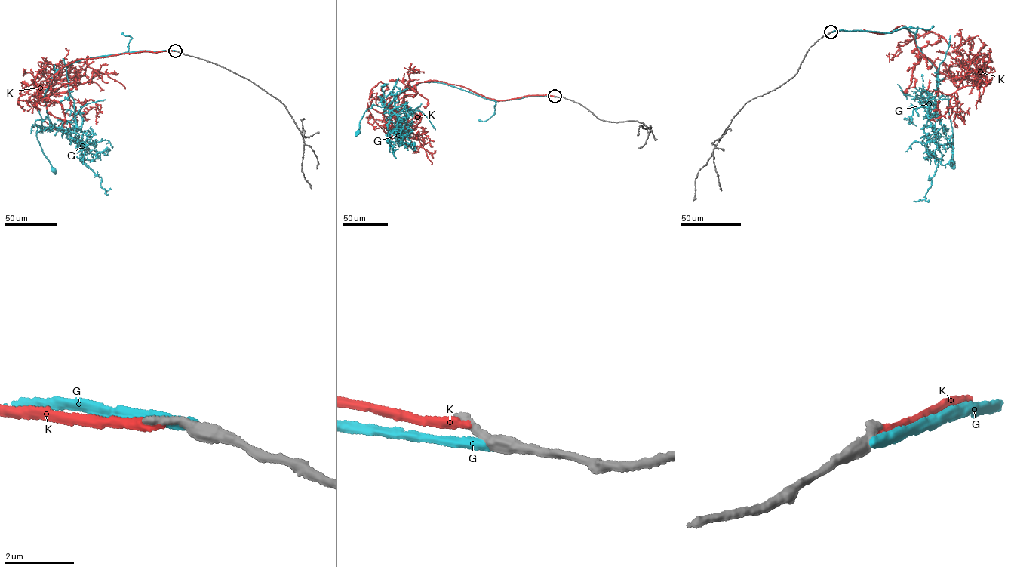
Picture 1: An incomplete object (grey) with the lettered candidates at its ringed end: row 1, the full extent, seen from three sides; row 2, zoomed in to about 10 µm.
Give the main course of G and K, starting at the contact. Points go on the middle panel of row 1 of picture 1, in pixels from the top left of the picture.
G: (555, 97), (497, 101), (444, 83), (422, 82), (397, 95), (387, 107), (372, 105), (360, 121), (357, 132)
K: (554, 96), (499, 100), (428, 80), (388, 103), (402, 133), (408, 133), (401, 106), (415, 70), (404, 67)

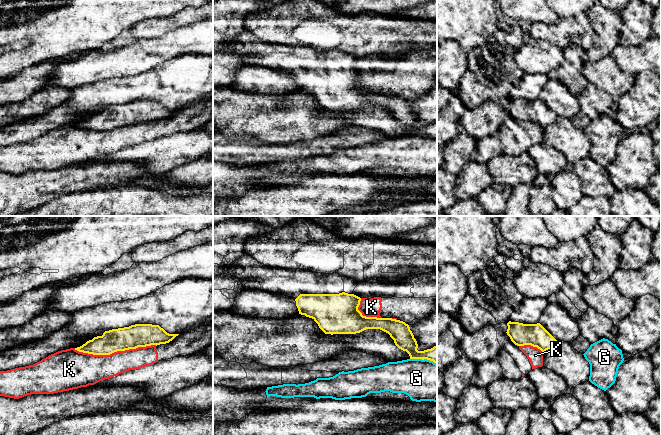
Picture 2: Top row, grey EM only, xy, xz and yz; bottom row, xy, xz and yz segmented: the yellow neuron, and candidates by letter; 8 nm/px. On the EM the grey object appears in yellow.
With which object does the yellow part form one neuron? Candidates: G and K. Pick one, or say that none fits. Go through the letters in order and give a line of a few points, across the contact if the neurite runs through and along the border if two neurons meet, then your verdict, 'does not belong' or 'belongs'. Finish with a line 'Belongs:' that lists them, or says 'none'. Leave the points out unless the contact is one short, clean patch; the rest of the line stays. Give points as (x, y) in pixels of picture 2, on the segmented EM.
G: does not belong
K: does not belong
Belongs: none

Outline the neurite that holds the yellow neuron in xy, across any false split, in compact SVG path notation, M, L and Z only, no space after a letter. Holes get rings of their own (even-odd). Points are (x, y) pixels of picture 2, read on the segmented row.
M135 324L105 331L75 350L93 355L110 355L117 351L166 344L179 334L169 334L159 325Z

